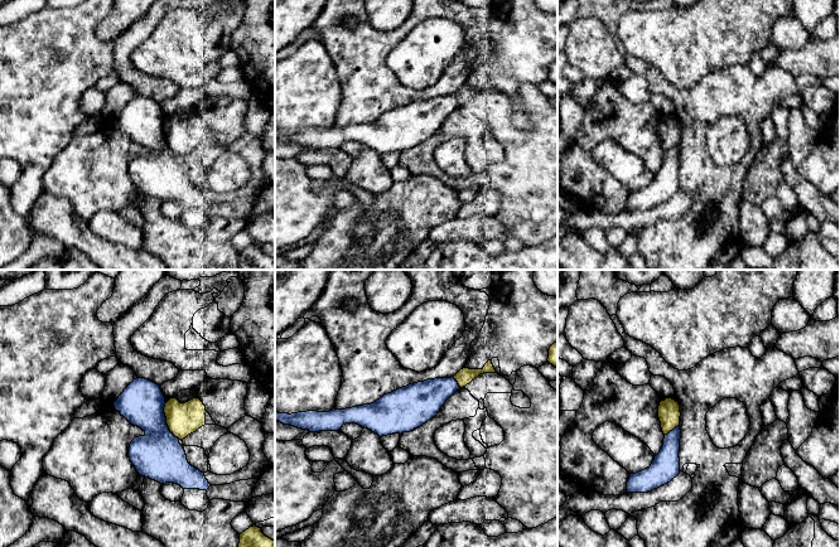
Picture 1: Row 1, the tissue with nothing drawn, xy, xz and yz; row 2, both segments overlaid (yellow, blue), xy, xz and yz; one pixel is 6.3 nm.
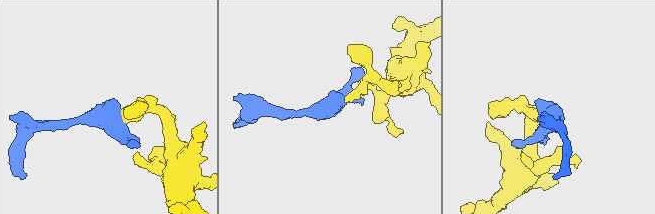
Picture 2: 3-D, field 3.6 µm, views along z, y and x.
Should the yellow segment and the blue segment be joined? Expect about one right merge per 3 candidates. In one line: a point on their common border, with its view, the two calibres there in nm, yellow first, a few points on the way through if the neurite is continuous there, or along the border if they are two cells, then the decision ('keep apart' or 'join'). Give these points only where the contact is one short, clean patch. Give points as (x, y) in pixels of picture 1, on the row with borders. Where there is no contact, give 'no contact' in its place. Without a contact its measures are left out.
contact xy (167, 421); calibres 200 and 320 nm; border xy (165, 402), (165, 424), (179, 439); keep apart

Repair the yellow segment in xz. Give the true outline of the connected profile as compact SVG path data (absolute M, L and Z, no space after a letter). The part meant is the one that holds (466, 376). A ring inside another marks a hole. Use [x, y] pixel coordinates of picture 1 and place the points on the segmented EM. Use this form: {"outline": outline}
{"outline": "M488 360L482 369L463 368L454 376L454 379L458 382L459 387L463 388L483 373L497 373L492 360Z"}

